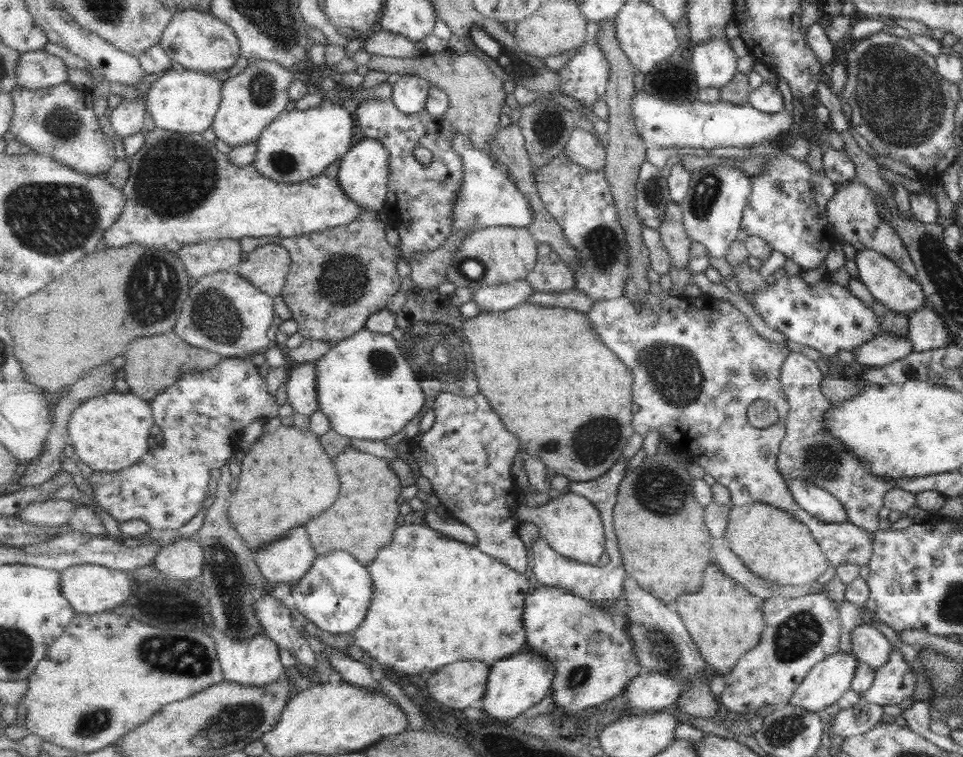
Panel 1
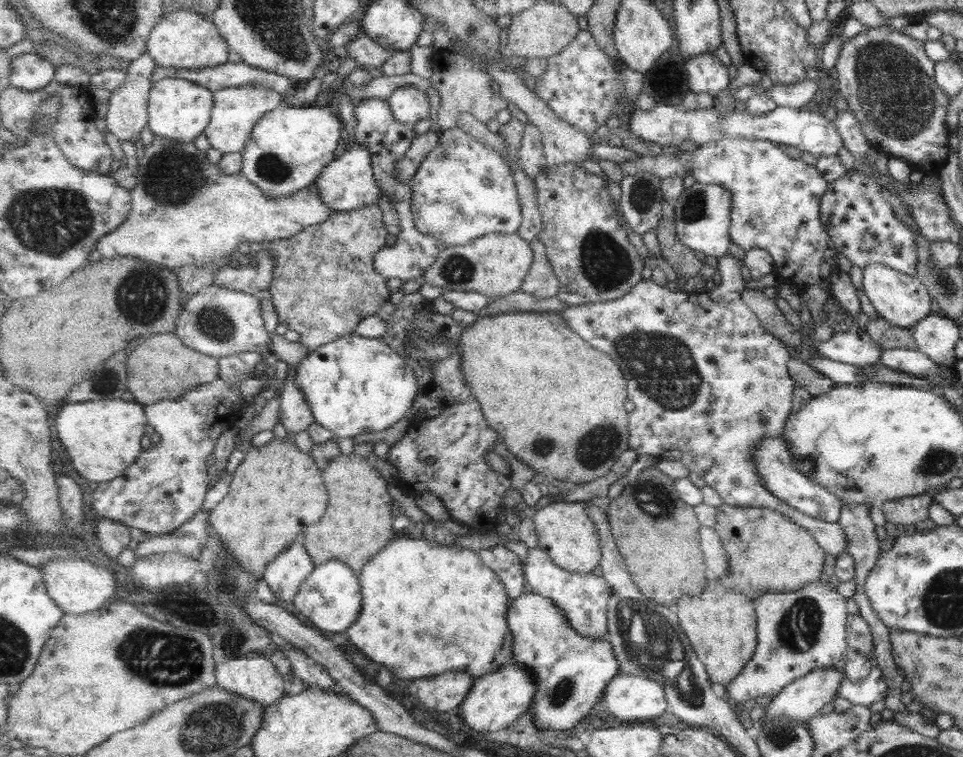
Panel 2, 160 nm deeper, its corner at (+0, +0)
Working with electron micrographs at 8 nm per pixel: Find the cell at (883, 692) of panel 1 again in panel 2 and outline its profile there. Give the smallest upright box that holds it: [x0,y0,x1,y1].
[836,662,887,706]

